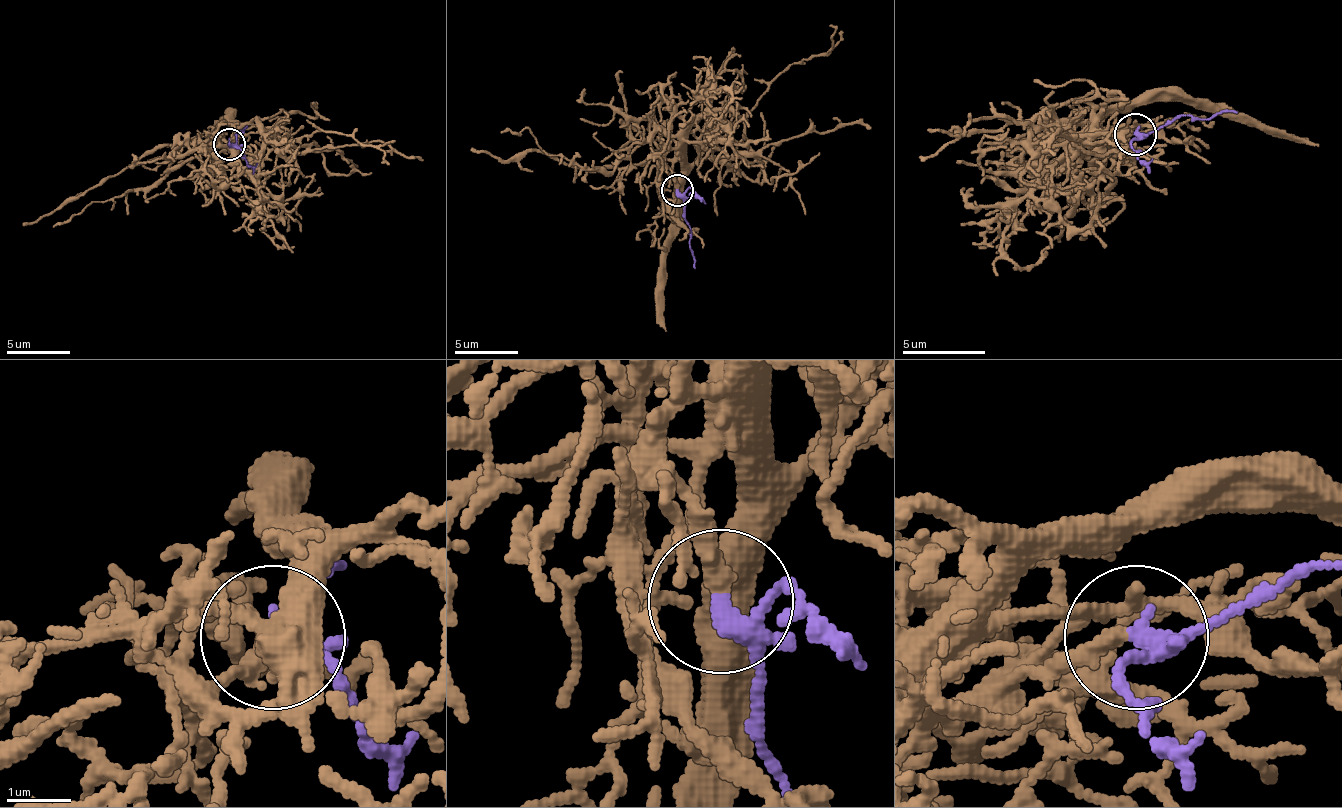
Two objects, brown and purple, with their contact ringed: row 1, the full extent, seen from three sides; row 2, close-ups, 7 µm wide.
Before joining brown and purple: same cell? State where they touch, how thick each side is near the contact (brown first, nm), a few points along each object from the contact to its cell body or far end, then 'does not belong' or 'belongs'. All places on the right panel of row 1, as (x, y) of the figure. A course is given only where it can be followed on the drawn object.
(1135, 134) | 320/240 nm | brown via (1132, 135), (1086, 151), (1074, 151), (1065, 139), (1007, 118), (974, 118), (932, 156), (920, 160) | purple via (1136, 135), (1182, 114), (1236, 114) | belongs

